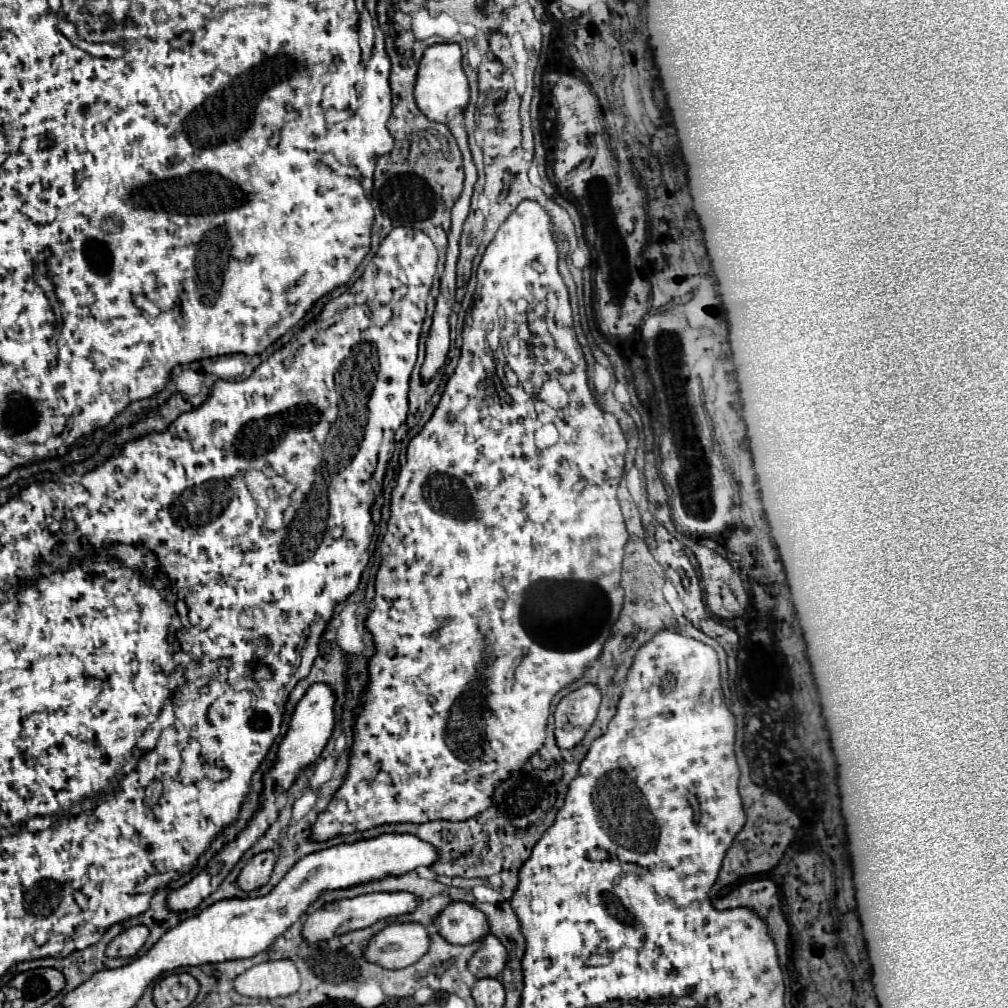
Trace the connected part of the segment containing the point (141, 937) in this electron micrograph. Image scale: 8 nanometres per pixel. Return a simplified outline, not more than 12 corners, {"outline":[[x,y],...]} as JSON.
{"outline":[[131,926],[107,944],[109,958],[131,958],[149,930]]}

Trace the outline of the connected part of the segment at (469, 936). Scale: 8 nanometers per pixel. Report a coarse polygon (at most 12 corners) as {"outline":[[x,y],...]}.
{"outline":[[449,902],[433,926],[449,944],[487,936],[485,914],[467,902]]}

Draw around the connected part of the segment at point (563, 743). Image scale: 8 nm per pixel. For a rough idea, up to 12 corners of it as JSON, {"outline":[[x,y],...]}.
{"outline":[[585,684],[555,710],[559,748],[575,748],[597,718],[601,690]]}

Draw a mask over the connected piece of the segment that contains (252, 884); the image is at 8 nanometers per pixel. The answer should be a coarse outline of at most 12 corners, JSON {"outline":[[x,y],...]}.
{"outline":[[275,852],[253,856],[239,872],[237,886],[245,892],[269,882]]}

